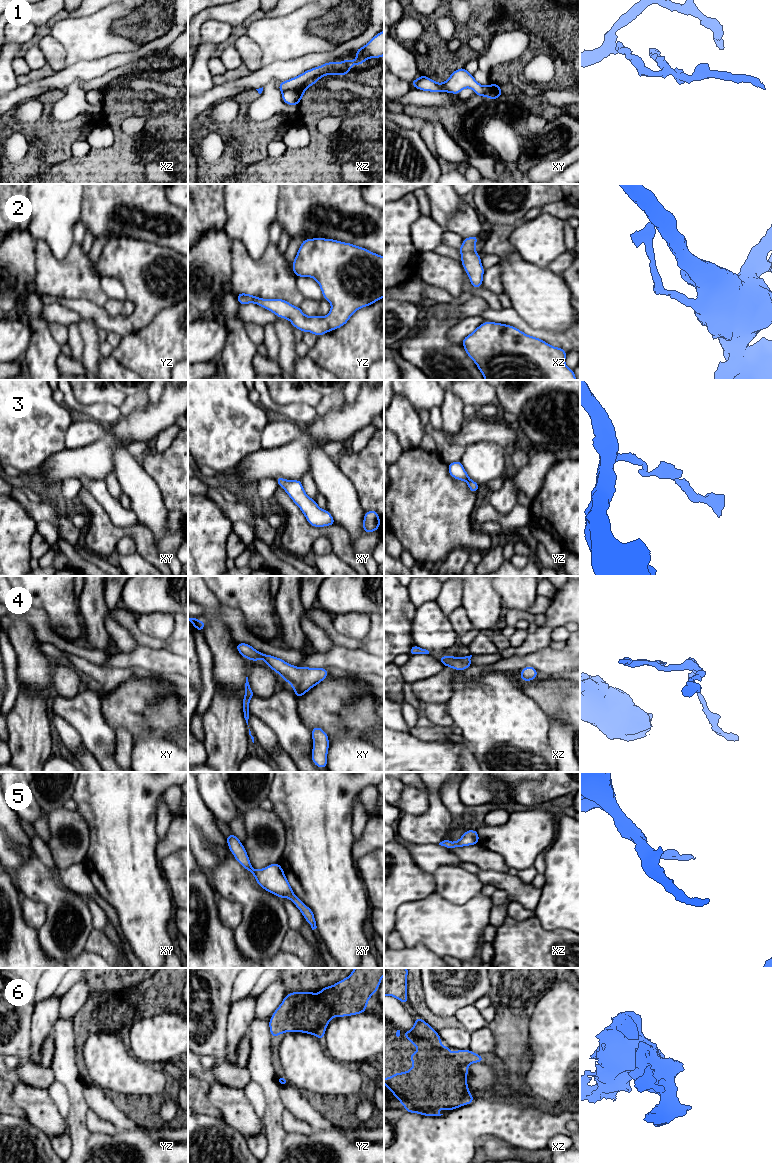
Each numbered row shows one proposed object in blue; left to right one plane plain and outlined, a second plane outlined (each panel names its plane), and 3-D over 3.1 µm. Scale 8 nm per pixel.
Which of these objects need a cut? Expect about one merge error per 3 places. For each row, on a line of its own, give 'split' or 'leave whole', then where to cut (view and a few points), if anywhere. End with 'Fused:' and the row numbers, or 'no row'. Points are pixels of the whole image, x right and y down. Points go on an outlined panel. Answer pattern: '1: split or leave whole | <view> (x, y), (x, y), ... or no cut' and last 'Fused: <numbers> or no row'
1: split | xz (304, 90), (284, 90), (282, 92)
2: leave whole | no cut
3: leave whole | no cut
4: leave whole | no cut
5: leave whole | no cut
6: leave whole | no cut
Fused: 1

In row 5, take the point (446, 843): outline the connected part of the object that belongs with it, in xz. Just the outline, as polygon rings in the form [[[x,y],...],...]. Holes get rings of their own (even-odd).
[[[466,830],[458,841],[450,842],[449,840],[444,840],[439,843],[439,845],[448,849],[476,844],[479,844],[479,835],[477,830]]]

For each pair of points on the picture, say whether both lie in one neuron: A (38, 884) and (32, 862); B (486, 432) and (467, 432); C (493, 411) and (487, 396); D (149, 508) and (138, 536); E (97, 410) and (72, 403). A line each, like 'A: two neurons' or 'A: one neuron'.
A: one neuron
B: one neuron
C: two neurons
D: two neurons
E: one neuron

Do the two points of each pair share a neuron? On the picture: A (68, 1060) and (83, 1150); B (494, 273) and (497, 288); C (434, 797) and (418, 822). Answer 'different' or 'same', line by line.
A: same
B: same
C: same

